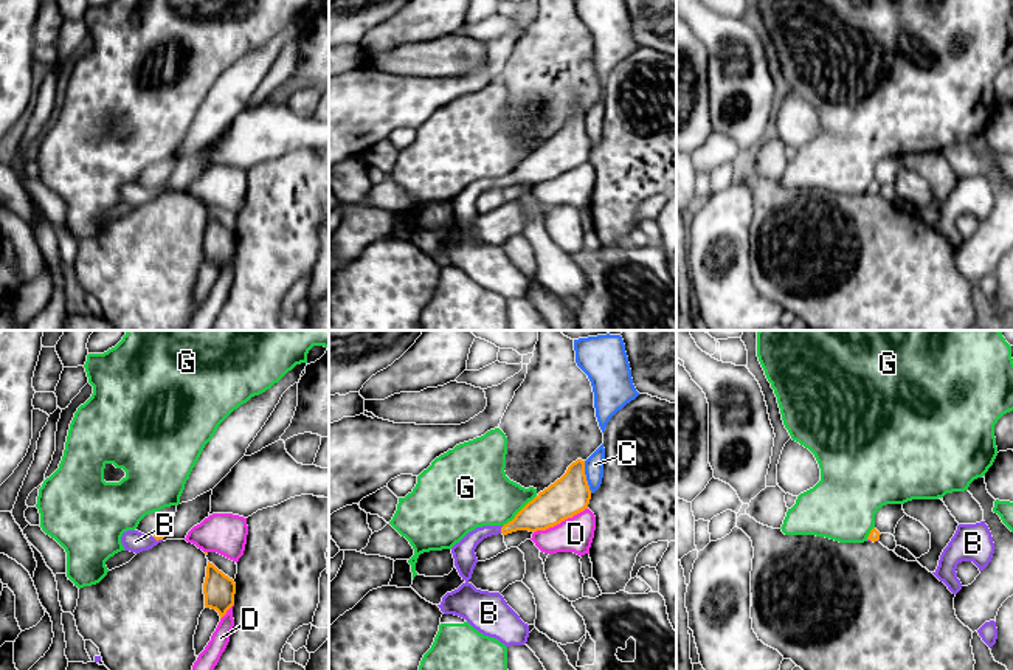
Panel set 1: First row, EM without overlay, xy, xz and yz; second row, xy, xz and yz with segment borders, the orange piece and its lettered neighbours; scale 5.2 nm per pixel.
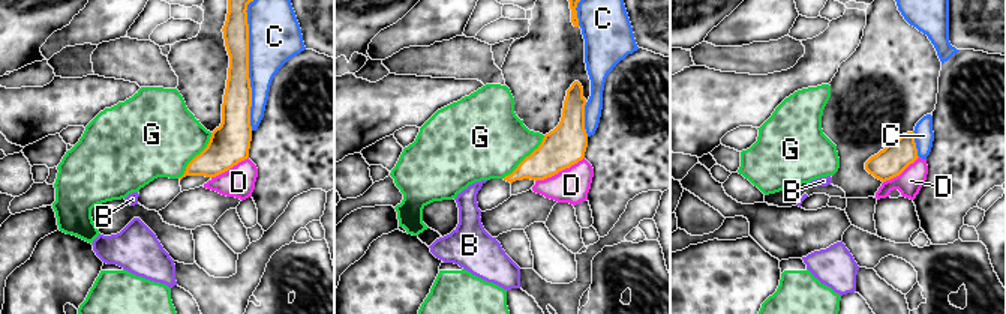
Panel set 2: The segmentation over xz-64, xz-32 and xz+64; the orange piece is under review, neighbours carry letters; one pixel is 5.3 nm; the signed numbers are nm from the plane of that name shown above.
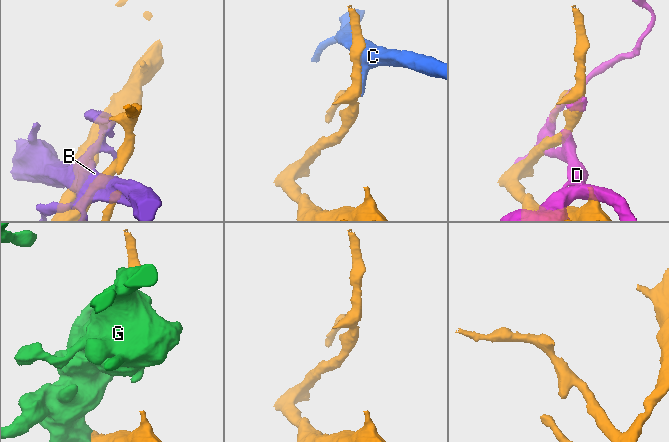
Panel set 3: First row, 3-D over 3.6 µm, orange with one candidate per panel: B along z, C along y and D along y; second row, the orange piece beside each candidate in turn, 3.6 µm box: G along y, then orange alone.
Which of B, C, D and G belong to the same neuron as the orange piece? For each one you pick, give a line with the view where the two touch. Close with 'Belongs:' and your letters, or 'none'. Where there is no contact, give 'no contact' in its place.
Belongs: none

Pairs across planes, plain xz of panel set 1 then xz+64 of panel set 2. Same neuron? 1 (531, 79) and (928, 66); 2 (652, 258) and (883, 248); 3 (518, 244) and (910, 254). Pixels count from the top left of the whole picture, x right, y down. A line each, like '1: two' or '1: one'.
1: one
2: one
3: one

